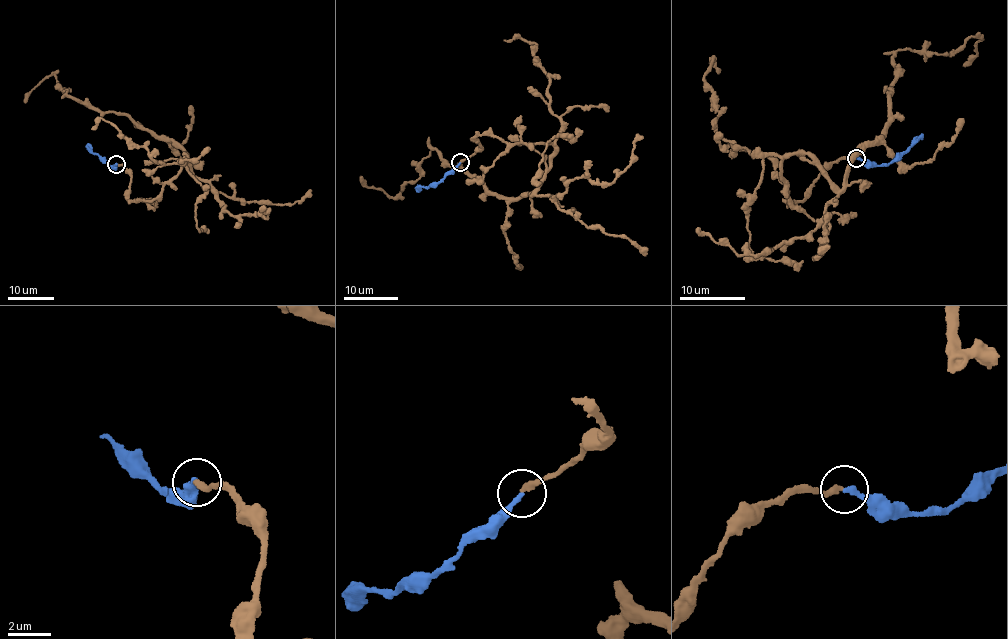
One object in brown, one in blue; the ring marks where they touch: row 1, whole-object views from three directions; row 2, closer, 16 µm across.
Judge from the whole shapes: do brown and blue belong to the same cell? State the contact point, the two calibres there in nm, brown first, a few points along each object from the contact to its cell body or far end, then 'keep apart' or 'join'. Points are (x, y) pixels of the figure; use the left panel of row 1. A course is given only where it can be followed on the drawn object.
(116, 164) | 280/240 nm | brown via (116, 164), (129, 199), (145, 201), (187, 154), (192, 169), (172, 141), (88, 108), (52, 74), (24, 102) | blue via (116, 164), (112, 167), (102, 162), (88, 143) | join

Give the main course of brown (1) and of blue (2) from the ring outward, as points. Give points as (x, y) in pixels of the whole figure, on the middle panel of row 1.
1: (460, 161), (483, 134), (554, 147), (540, 186), (519, 198), (487, 193), (436, 149), (395, 196), (360, 177)
2: (460, 163), (437, 183), (419, 190)

